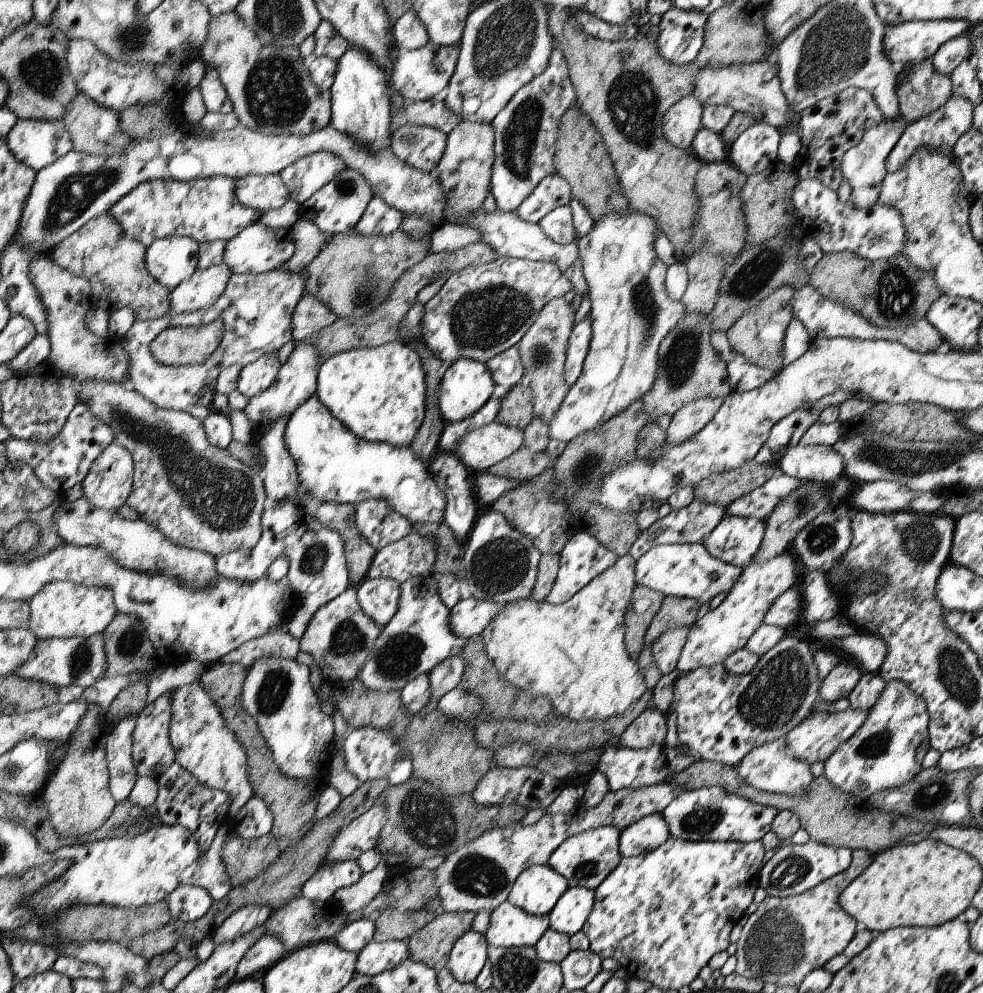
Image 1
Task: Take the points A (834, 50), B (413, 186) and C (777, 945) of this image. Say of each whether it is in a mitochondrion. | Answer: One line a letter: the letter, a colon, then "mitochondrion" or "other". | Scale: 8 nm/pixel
A: mitochondrion
B: mitochondrion
C: mitochondrion

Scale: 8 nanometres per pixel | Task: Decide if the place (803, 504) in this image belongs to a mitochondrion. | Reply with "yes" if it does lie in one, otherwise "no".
yes

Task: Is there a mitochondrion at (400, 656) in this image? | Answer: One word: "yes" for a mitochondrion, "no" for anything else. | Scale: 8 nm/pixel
yes

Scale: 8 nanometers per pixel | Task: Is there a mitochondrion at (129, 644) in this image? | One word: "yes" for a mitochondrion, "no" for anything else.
yes

